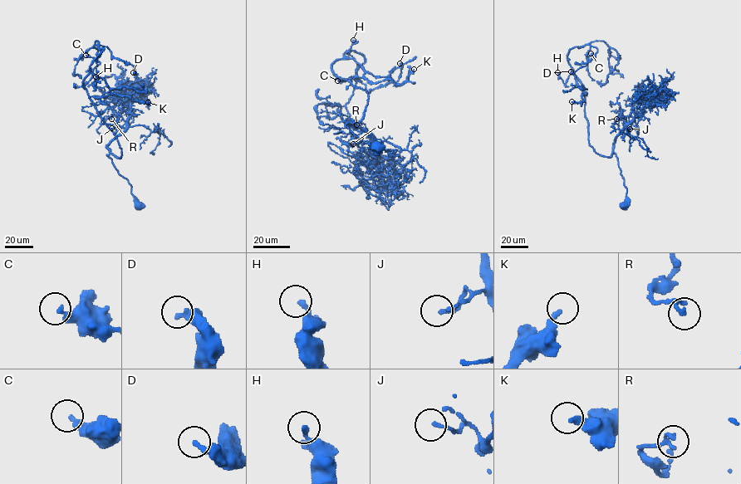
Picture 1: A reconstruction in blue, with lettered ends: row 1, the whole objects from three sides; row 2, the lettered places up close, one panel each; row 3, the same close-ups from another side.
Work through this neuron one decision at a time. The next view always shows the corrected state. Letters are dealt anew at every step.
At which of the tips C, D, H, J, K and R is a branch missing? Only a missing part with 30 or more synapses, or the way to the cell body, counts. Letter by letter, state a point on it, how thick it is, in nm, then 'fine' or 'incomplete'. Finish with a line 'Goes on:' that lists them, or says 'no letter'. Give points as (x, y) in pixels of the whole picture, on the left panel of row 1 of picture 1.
C: place (85, 55); calibre 320 nm; fine
D: place (133, 72); calibre 260 nm; fine
H: place (95, 76); calibre 200 nm; fine
J: place (111, 128); calibre 150 nm; fine
K: place (148, 102); calibre 300 nm; fine
R: place (111, 119); calibre 120 nm; fine
Goes on: no letter

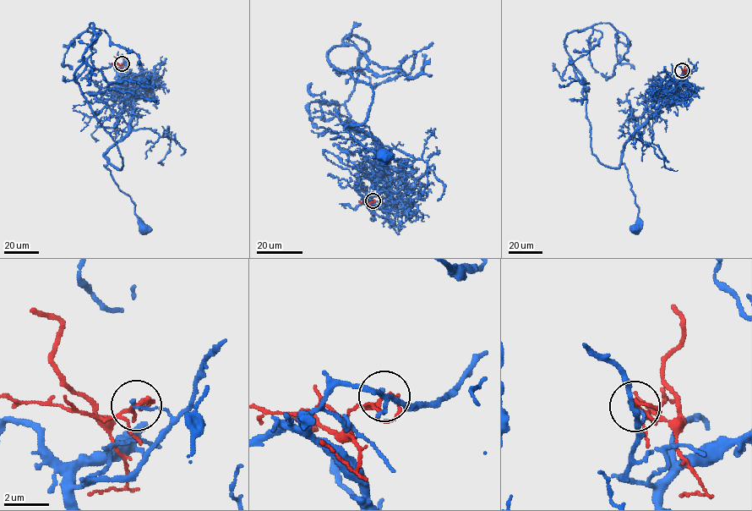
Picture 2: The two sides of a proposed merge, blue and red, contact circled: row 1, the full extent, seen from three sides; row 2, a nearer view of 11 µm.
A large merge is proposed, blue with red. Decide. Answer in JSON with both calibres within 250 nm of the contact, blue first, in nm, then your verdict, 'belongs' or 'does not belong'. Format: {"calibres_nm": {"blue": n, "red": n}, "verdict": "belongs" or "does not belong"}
{"calibres_nm": {"blue": 130, "red": 140}, "verdict": "does not belong"}

